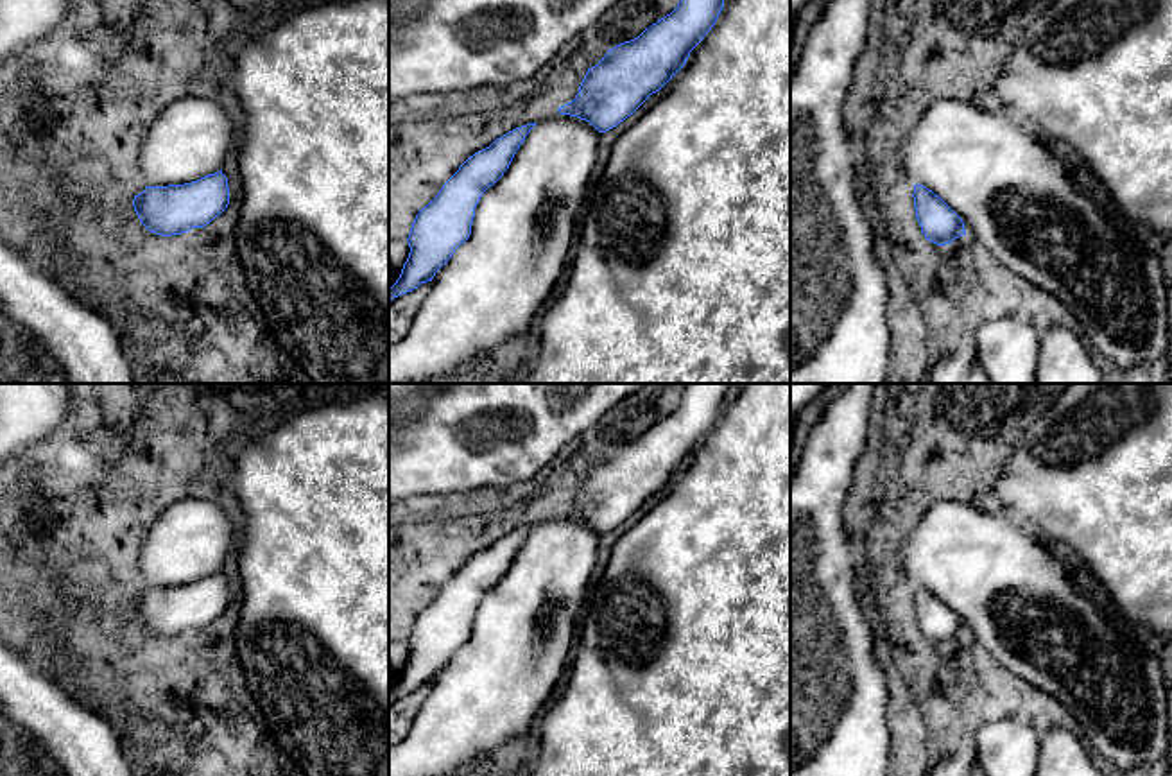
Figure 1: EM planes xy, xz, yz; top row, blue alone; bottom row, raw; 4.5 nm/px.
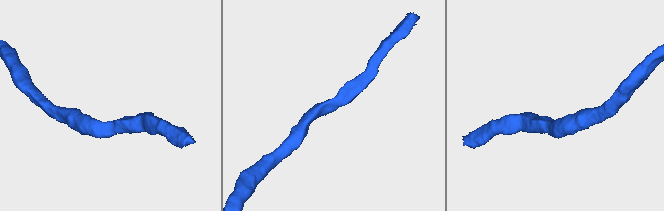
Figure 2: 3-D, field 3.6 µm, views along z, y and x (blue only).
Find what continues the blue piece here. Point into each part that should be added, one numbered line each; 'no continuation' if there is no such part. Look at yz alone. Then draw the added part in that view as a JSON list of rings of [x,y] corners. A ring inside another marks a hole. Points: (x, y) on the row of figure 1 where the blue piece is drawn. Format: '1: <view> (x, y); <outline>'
1: yz (1016, 194); [[[934,100],[919,116],[918,124],[909,131],[901,145],[901,167],[914,185],[923,185],[939,195],[964,222],[966,237],[986,246],[993,256],[1014,274],[1029,280],[1036,287],[1052,294],[1079,321],[1093,348],[1107,360],[1120,367],[1134,367],[1140,364],[1158,364],[1165,360],[1170,324],[1168,324],[1168,289],[1163,269],[1156,254],[1145,251],[1133,240],[1129,228],[1113,208],[1104,208],[1073,176],[1070,156],[1057,145],[1039,138],[1032,127],[1007,118],[1004,113],[980,109],[966,100]]]

